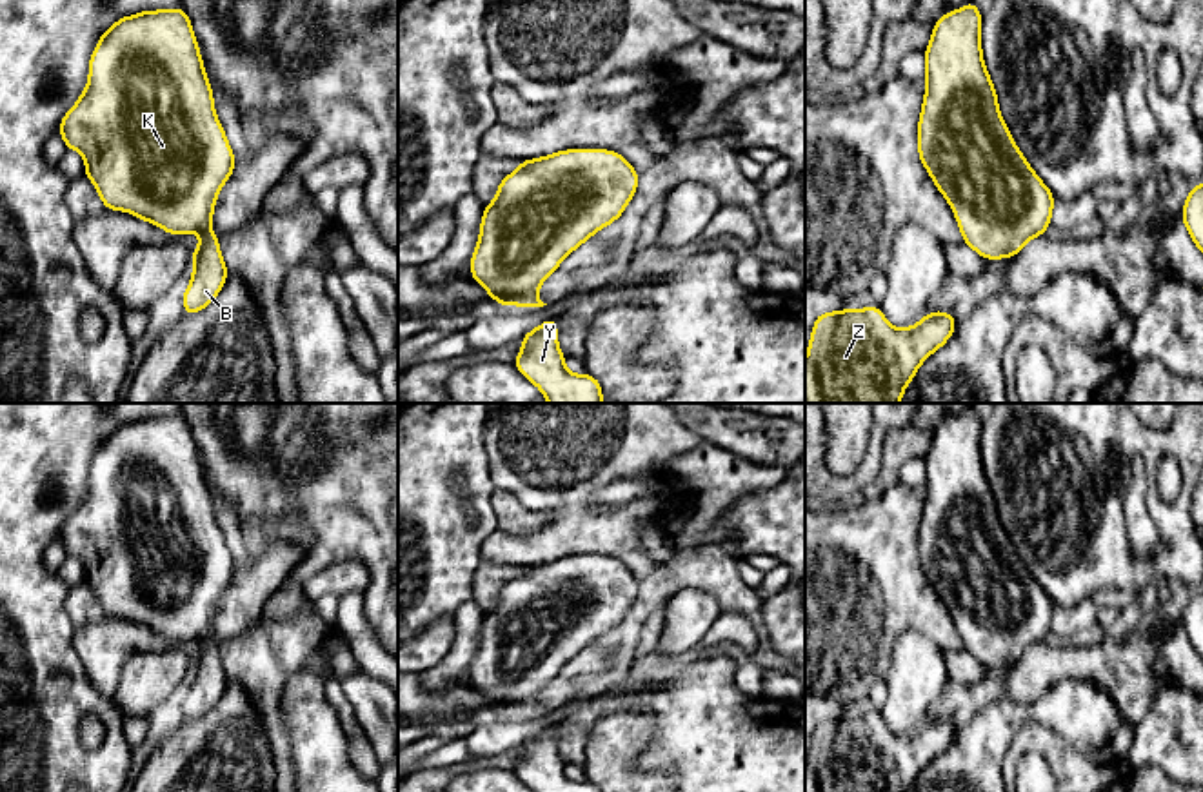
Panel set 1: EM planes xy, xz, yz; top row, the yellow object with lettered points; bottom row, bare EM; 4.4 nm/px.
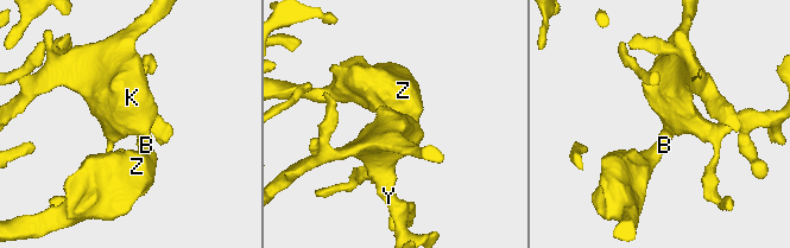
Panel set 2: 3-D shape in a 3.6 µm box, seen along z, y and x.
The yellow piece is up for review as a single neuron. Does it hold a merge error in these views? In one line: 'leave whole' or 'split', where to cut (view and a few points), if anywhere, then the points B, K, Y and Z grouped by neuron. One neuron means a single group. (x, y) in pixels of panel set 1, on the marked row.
leave whole | no cut | B K Y Z

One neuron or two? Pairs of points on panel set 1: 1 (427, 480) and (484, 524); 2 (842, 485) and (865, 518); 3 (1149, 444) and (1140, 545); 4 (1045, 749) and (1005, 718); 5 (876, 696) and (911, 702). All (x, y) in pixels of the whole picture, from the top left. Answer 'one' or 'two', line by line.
1: one
2: two
3: two
4: two
5: two

